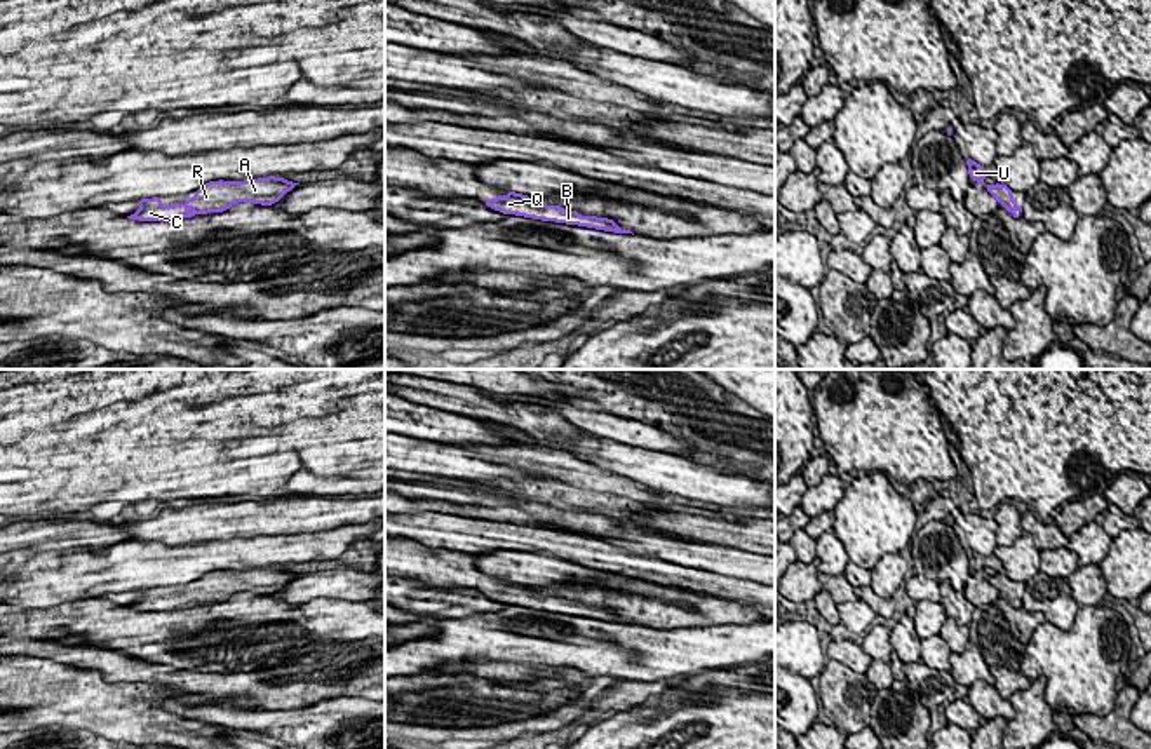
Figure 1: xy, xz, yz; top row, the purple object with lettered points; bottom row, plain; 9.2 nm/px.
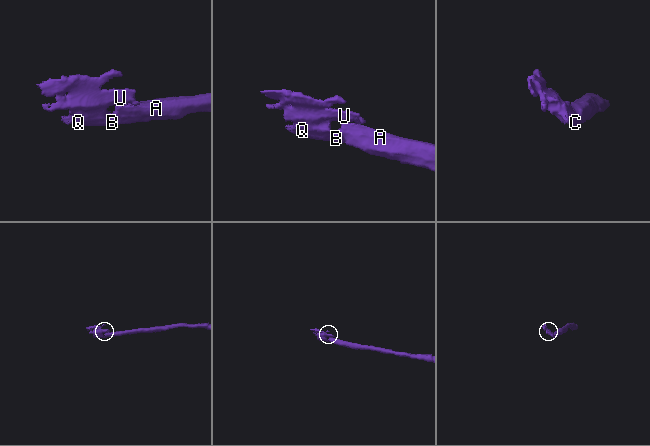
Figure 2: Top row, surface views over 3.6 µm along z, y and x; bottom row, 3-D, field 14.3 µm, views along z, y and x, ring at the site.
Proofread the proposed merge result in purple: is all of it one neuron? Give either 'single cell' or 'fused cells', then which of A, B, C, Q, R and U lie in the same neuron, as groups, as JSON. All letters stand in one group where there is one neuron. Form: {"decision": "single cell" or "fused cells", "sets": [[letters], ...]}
{"decision": "single cell", "sets": [["A", "B", "C", "Q", "R", "U"]]}

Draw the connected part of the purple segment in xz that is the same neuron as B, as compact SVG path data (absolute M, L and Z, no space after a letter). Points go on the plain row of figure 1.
M507 582L505 587L486 589L484 596L500 601L503 604L515 604L542 611L555 611L566 615L578 615L615 624L632 624L630 620L622 620L613 610L597 606L580 606L576 601L564 599L561 596L545 596L528 585Z

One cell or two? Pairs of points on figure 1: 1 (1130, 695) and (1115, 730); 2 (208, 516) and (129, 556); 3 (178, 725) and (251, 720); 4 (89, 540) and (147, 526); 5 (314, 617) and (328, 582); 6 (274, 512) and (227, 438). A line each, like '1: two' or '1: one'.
1: one
2: two
3: two
4: two
5: two
6: two

